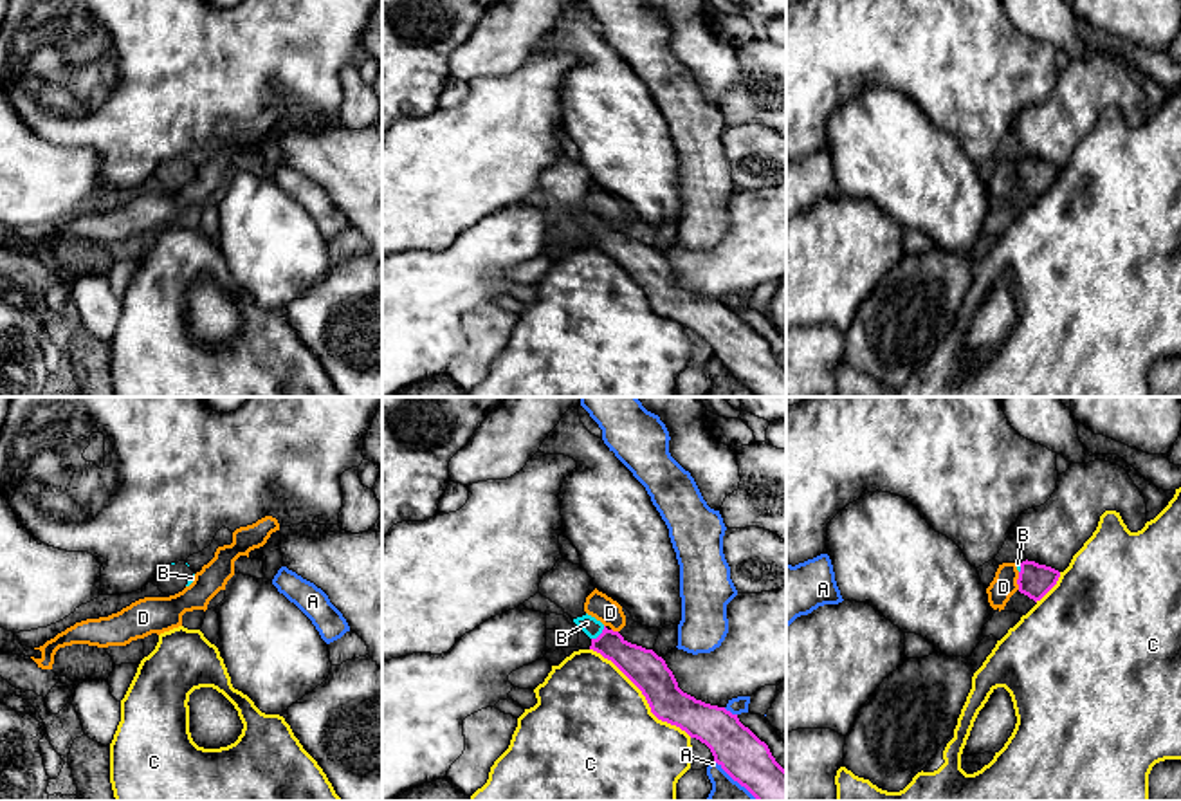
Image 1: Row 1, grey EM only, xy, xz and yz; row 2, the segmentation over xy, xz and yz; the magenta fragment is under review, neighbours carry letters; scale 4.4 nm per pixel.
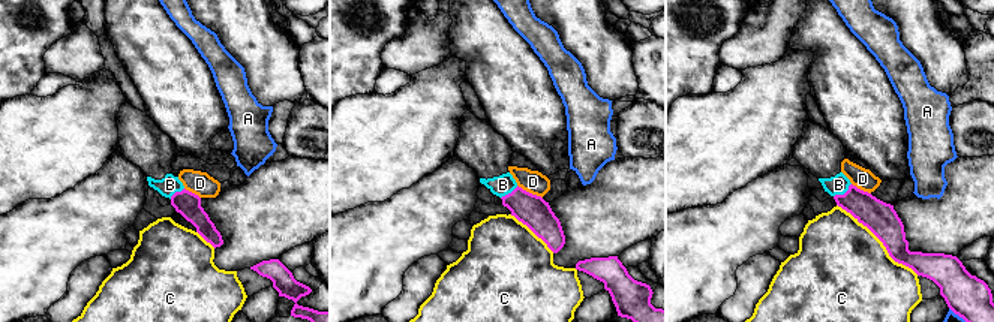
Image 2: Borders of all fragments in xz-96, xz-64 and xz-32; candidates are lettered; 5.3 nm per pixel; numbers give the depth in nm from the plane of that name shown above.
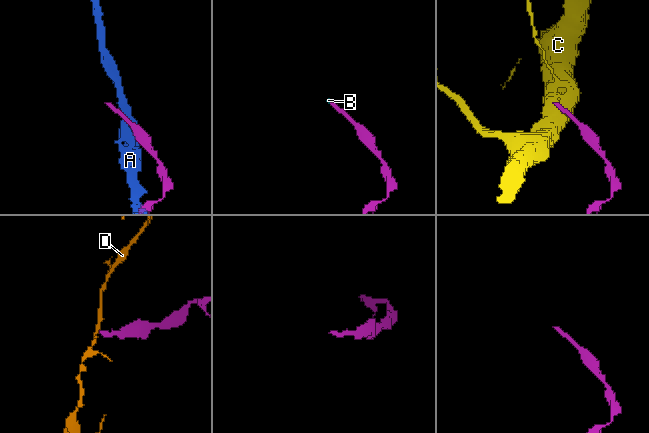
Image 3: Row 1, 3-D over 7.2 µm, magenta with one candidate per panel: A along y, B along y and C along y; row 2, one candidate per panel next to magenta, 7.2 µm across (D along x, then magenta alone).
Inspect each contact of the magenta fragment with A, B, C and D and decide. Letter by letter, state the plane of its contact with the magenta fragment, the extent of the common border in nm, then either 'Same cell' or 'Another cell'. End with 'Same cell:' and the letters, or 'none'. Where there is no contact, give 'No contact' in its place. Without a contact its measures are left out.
A: Touches magenta in xz. Shared border 70 nm. Another cell
B: Touches magenta in xz. Shared border 90 nm. Same cell
C: Touches magenta in xz. Shared border 600 nm. Another cell
D: Touches magenta in yz. Shared border 80 nm. Another cell
Same cell: B

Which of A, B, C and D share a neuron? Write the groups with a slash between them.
A / B / C / D

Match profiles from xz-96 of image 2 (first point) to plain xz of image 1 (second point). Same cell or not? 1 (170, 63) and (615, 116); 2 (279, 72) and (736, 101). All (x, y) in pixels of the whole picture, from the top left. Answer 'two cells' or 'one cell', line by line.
1: one cell
2: two cells

